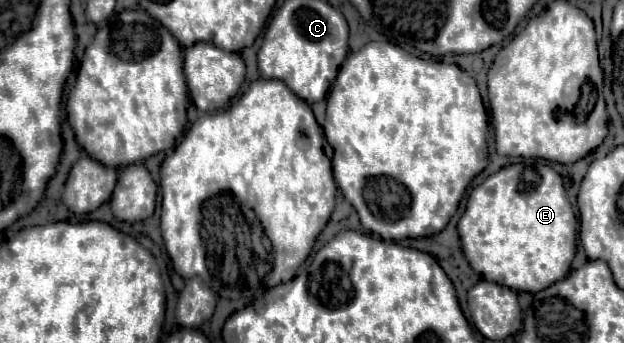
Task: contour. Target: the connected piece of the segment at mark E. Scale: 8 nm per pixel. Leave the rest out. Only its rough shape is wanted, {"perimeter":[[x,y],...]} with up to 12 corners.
{"perimeter":[[549,165],[473,188],[457,225],[487,281],[537,293],[571,269],[577,219]]}

